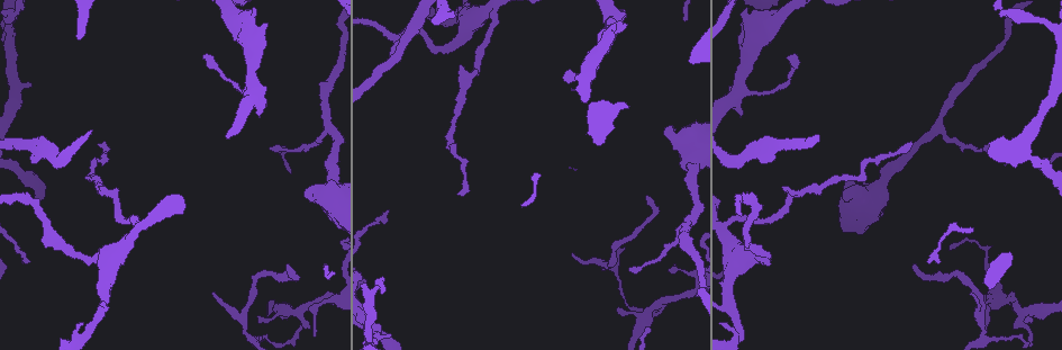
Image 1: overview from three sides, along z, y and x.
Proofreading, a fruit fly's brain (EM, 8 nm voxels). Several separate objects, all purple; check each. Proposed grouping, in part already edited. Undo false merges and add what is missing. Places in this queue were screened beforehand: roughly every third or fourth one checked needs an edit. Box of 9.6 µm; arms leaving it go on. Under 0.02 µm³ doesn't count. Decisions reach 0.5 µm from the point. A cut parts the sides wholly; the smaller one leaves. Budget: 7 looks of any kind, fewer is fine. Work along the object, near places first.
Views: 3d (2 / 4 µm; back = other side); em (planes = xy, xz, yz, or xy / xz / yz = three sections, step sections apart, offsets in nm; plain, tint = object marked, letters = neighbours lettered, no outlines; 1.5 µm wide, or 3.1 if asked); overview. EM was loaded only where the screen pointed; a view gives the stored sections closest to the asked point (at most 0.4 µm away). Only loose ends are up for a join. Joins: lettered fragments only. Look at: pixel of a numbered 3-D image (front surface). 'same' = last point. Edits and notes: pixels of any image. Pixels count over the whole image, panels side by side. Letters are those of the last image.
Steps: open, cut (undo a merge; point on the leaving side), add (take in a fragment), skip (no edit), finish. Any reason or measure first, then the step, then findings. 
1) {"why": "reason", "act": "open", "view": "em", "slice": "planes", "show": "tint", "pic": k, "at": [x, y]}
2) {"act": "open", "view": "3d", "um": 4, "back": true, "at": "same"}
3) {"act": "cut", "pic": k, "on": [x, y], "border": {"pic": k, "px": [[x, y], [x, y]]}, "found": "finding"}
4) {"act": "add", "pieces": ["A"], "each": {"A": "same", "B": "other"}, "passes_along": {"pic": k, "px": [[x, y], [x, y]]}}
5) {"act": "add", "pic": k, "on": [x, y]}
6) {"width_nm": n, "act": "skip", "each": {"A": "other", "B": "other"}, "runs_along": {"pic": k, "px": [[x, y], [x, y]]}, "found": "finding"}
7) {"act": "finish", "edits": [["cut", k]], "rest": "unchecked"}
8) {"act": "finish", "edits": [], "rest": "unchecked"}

{"why": "tapers out", "act": "open", "view": "em", "slice": "planes", "show": "letters", "pic": 1, "at": [272, 147]}

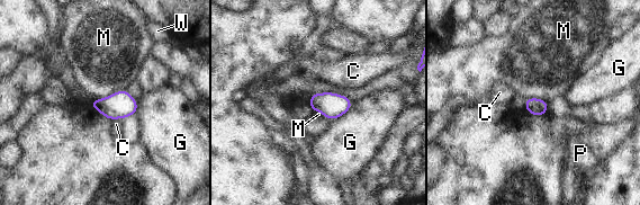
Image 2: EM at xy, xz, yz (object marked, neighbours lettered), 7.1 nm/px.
{"longest_contact_nm": ["M", 260], "act": "skip", "each": {"C": "other", "G": "other", "M": "other", "P": "other", "W": "other"}, "border": {"pic": 2, "px": [[126, 89], [93, 100]]}, "found": "none of them fits"}

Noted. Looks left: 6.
{"why": "thin end", "act": "open", "view": "3d", "um": 2, "pic": 1, "at": [970, 293]}

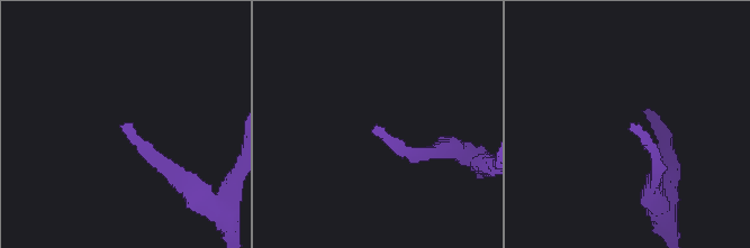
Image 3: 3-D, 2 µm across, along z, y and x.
{"act": "open", "view": "em", "slice": "yz", "step": 4, "show": "letters", "pic": 3, "at": [132, 125]}

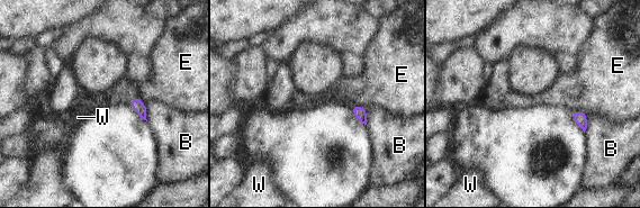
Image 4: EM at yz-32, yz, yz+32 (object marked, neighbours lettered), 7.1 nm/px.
{"act": "open", "view": "em", "slice": "planes", "show": "letters", "at": "same"}

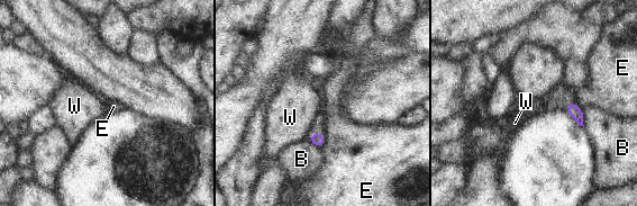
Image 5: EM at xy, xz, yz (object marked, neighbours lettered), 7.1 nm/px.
{"act": "skip", "each": {"B": "other", "E": "other", "W": "other"}, "border": {"pic": 5, "px": [[325, 135], [325, 143], [320, 148]]}, "found": "no lettered fragment goes on from it"}

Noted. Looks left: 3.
{"why": "sharp bend", "act": "open", "view": "em", "slice": "planes", "show": "tint", "pic": 1, "at": [726, 297]}

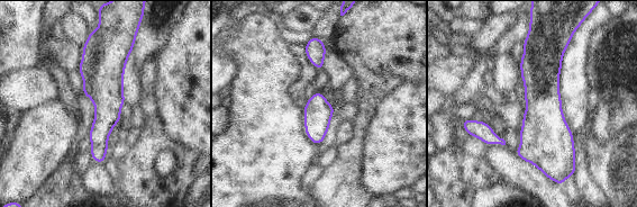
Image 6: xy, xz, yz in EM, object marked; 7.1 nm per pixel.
{"act": "open", "view": "em", "slice": "planes", "show": "letters", "at": "same"}

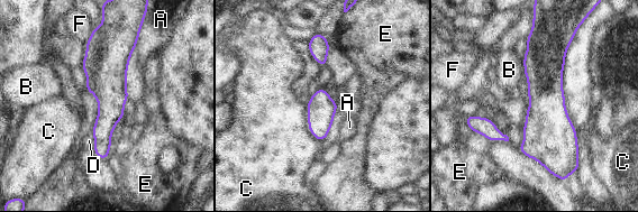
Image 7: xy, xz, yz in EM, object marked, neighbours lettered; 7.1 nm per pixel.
{"longest_contact_nm": ["C", 700], "act": "skip", "each": {"A": "other", "B": "other", "C": "other", "D": "other", "E": "other", "F": "other"}, "border": {"pic": 7, "px": [[574, 35], [563, 95], [576, 131]]}, "found": "one cell here"}

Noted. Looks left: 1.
{"act": "finish", "edits": [], "rest": "unchecked"}

